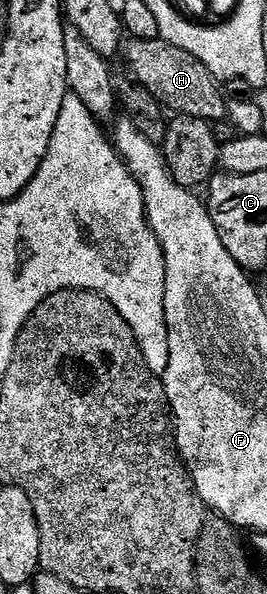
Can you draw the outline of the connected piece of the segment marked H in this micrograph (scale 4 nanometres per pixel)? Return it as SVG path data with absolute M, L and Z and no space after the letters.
M129 39L126 52L127 48L128 64L133 72L131 75L137 84L153 92L165 109L172 111L173 108L173 113L209 122L223 121L229 115L227 114L229 101L216 77L208 71L205 64L198 62L198 58L194 58L186 50L161 39Z

